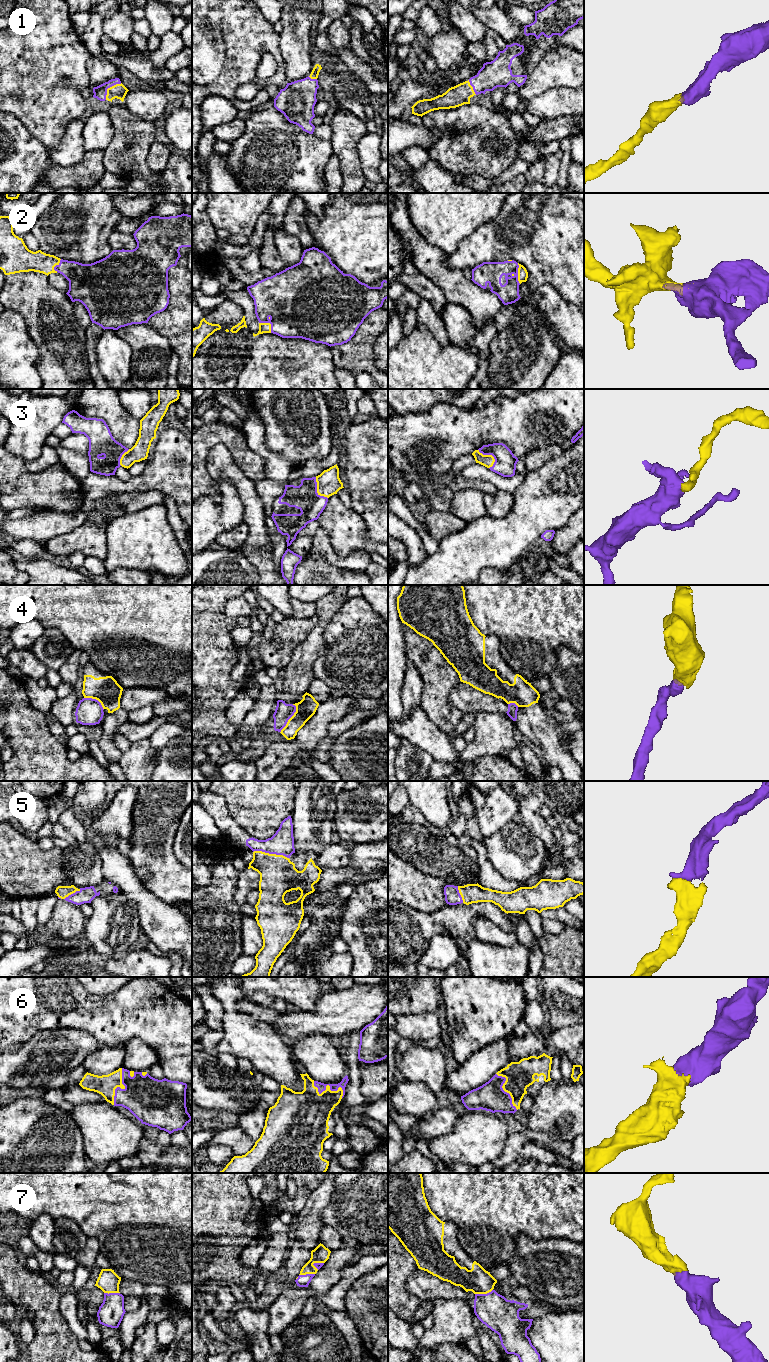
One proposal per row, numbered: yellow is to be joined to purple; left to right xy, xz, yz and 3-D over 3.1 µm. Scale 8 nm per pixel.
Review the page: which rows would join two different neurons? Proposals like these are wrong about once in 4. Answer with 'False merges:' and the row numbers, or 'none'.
False merges: 4

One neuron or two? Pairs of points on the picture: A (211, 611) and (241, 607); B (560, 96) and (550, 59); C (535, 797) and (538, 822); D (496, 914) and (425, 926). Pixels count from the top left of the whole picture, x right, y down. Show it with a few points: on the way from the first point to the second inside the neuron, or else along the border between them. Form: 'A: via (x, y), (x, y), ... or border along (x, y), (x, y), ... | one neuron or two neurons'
A: border along (226, 602), (224, 613), (228, 617), (247, 618) | two neurons
B: border along (573, 87), (553, 87), (536, 96) | two neurons
C: via (532, 803), (532, 816) | one neuron
D: via (478, 909), (458, 919), (443, 919) | one neuron

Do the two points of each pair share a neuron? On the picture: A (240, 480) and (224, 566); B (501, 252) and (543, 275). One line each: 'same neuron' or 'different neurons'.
A: different neurons
B: same neuron

